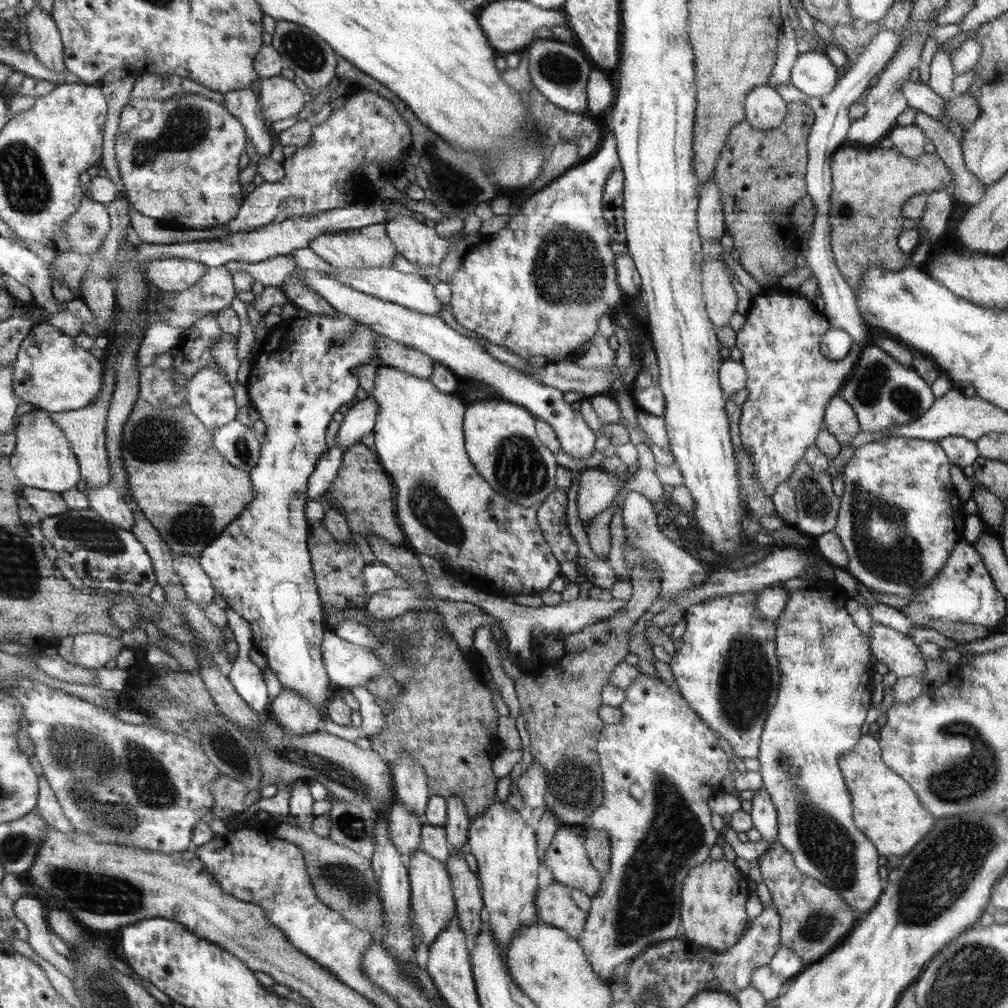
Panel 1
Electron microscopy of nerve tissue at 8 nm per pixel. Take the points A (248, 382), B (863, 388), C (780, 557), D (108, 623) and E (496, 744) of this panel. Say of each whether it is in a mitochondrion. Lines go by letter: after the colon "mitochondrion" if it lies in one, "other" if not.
A: other
B: mitochondrion
C: other
D: other
E: other

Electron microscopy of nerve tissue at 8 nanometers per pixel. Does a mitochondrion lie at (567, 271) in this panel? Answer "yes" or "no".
yes

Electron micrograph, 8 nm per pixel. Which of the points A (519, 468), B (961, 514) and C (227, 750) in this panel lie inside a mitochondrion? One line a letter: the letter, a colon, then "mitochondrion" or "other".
A: mitochondrion
B: other
C: mitochondrion

